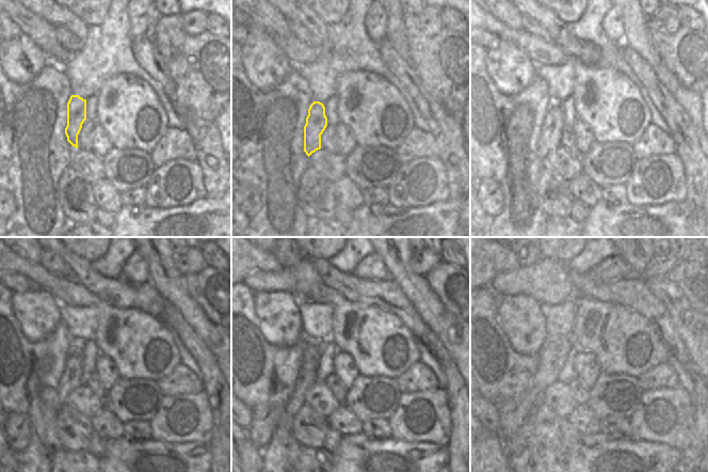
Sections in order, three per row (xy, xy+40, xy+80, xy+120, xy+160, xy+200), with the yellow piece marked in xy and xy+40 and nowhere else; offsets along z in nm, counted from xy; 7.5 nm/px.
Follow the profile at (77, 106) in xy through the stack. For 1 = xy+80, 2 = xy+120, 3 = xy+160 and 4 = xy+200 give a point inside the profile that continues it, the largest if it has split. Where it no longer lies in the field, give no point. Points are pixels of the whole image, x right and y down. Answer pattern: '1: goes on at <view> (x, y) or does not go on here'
1: goes on at xy+80 (552, 127)
2: goes on at xy+120 (71, 377)
3: goes on at xy+160 (306, 378)
4: goes on at xy+200 (523, 437)

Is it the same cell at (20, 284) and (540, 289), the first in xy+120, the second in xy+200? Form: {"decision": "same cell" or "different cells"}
{"decision": "same cell"}

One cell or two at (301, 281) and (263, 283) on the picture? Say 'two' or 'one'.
one

